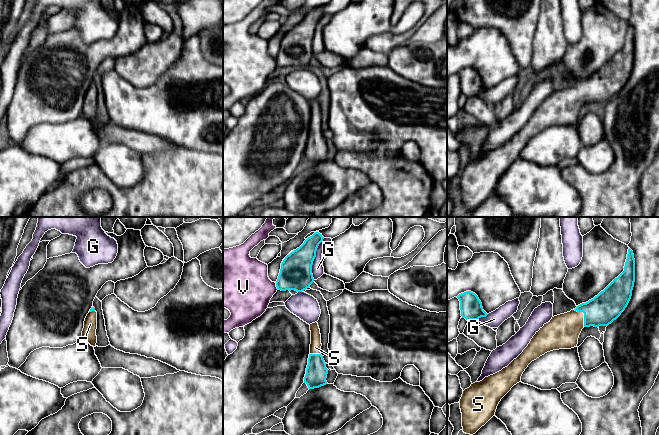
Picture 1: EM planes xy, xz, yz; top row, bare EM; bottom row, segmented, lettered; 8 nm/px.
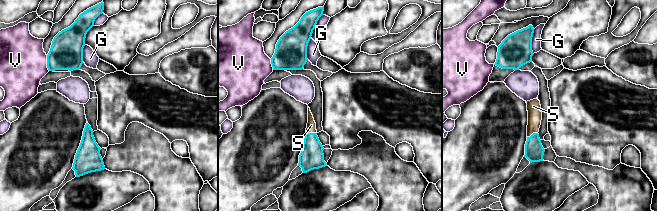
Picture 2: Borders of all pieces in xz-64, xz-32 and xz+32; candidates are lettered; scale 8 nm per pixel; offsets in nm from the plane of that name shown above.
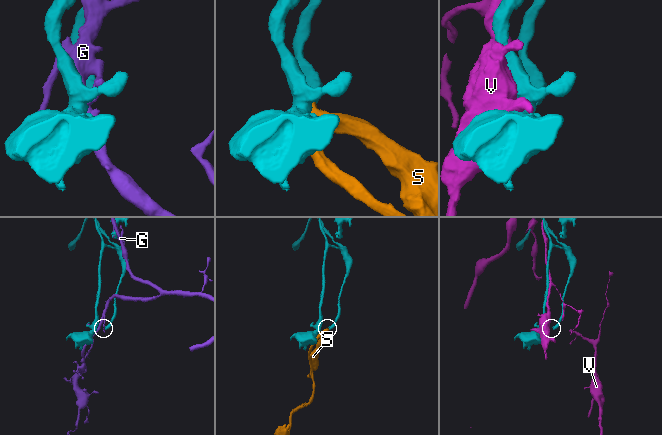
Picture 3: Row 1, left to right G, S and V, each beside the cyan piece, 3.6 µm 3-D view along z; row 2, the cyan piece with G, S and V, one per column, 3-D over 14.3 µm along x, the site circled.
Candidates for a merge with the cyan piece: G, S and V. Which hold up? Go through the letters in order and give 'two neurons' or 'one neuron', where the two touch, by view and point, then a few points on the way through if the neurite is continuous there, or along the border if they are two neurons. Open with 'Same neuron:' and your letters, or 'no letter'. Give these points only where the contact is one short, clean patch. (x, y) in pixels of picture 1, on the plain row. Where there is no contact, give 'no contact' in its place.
Same neuron: S
G: two neurons; contact xz (314, 34)
S: one neuron; contact yz (584, 91); way yz (607, 82), (600, 87), (584, 91), (576, 95), (562, 108)
V: two neurons; contact xz (276, 62)

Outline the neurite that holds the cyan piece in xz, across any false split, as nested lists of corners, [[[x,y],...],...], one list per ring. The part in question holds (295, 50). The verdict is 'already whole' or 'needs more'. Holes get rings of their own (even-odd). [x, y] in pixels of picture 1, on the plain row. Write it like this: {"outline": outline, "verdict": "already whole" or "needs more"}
{"outline": [[[315,8],[304,19],[285,33],[276,57],[278,66],[302,68],[314,58],[312,41],[316,27],[324,13]]], "verdict": "already whole"}

